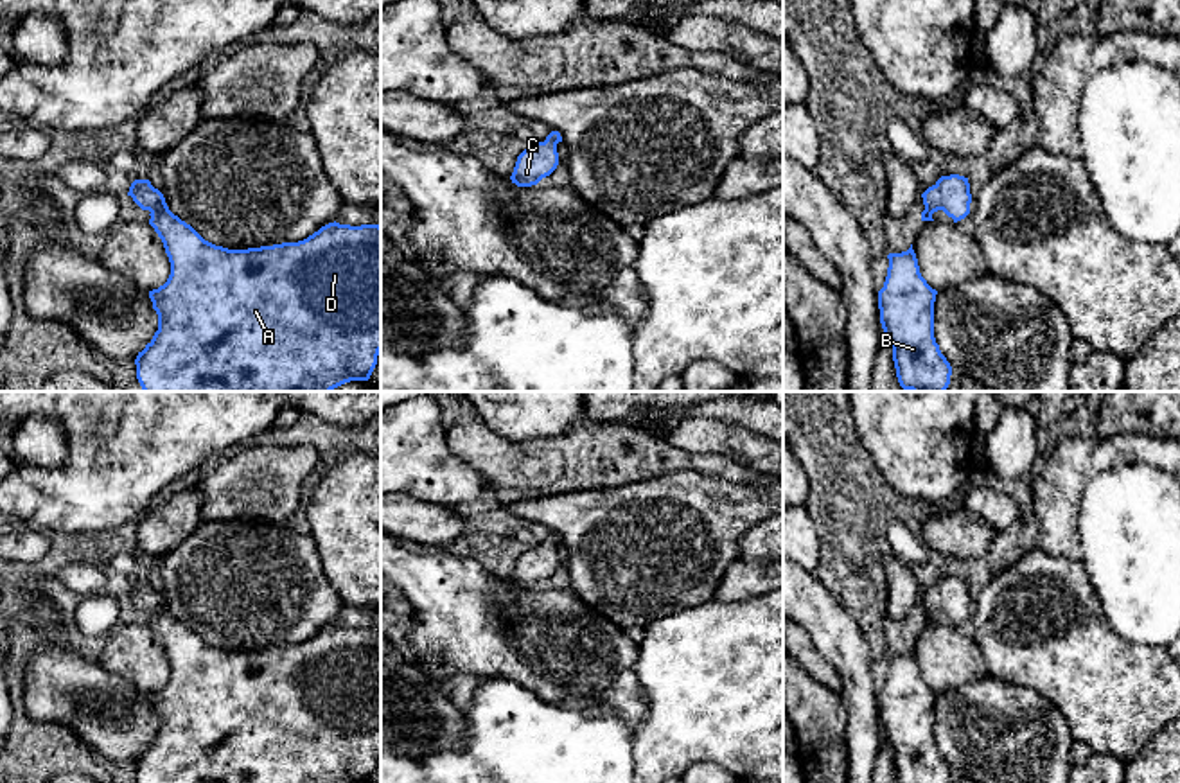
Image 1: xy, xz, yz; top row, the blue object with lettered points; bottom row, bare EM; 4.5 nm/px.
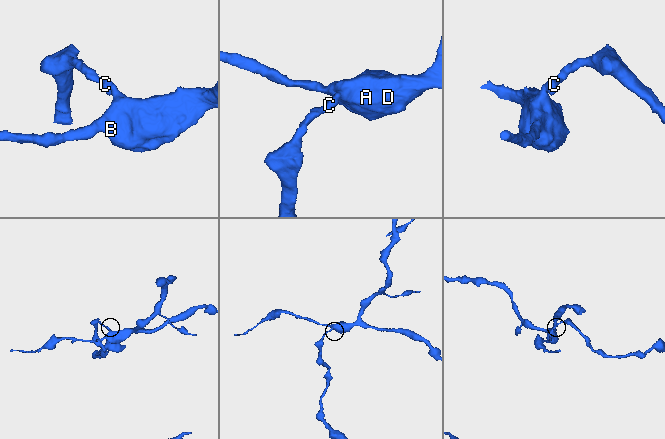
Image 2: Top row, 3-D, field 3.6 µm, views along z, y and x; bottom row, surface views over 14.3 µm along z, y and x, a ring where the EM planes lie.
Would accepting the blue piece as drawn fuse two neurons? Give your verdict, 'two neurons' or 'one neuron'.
one neuron

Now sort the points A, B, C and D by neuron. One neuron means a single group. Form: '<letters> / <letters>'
A B C D

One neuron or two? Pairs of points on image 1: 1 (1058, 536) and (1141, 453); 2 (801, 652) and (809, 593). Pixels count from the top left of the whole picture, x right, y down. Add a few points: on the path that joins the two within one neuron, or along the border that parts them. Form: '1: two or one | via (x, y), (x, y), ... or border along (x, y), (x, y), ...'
1: one | via (1058, 505), (1058, 494), (1100, 453), (1110, 453)
2: two | border along (801, 627), (812, 645), (830, 663)

